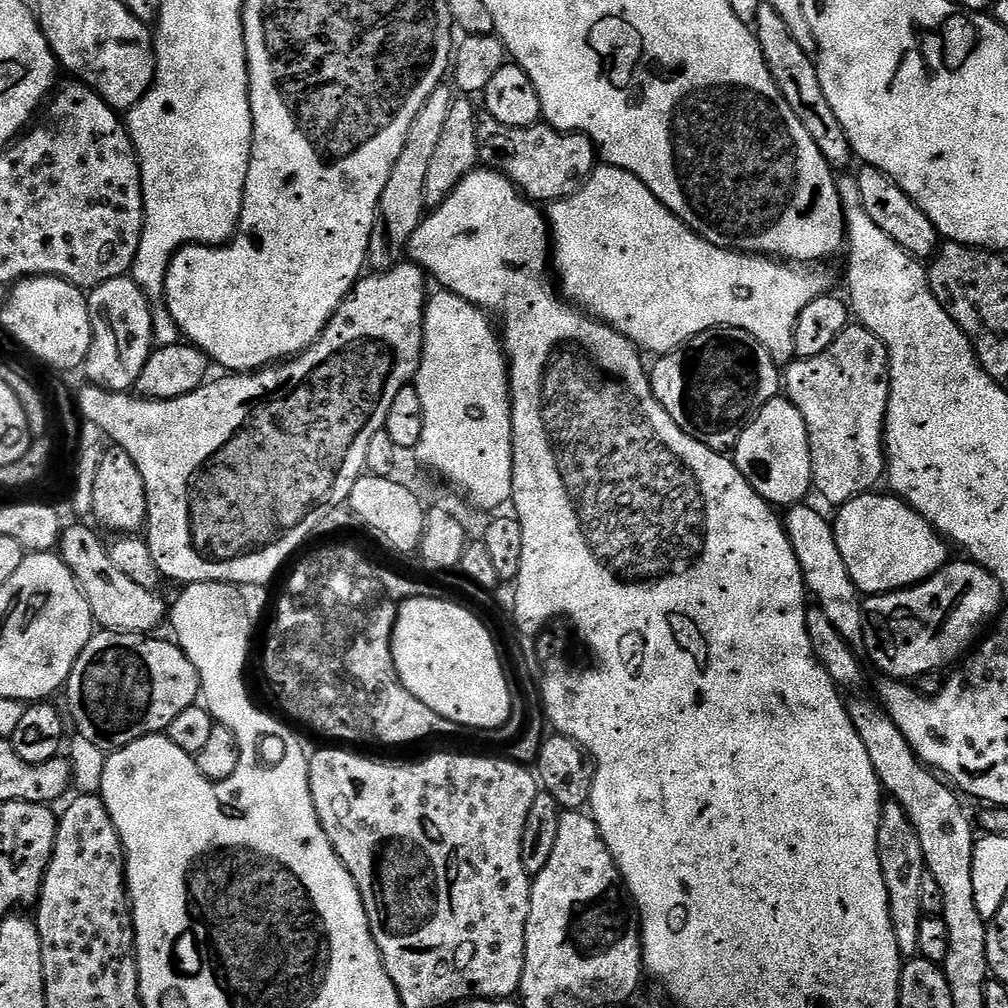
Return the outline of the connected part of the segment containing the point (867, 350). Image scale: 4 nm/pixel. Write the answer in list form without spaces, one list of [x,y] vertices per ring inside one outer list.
[[[849,323],[842,334],[822,354],[814,358],[793,359],[783,369],[782,388],[786,398],[802,414],[810,442],[812,482],[815,491],[828,504],[839,506],[856,496],[873,491],[876,483],[886,476],[886,449],[884,447],[884,419],[890,398],[890,366],[884,343],[859,323]]]

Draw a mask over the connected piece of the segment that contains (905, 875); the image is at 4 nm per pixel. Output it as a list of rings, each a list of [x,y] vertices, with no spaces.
[[[895,802],[884,805],[884,813],[878,826],[878,862],[882,862],[882,874],[886,882],[886,894],[890,902],[890,922],[894,926],[894,938],[898,938],[901,957],[912,958],[918,953],[918,926],[924,920],[921,897],[921,879],[926,871],[922,842],[906,818],[906,810]]]

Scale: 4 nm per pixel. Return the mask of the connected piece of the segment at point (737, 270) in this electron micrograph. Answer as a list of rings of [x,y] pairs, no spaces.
[[[613,164],[593,168],[590,178],[578,191],[561,200],[551,201],[546,208],[546,219],[550,233],[550,260],[558,273],[558,288],[563,299],[571,302],[581,312],[600,320],[603,324],[609,324],[615,332],[620,332],[631,344],[635,344],[645,353],[672,352],[675,348],[683,346],[690,338],[703,332],[709,332],[712,328],[737,328],[753,336],[777,362],[791,361],[796,356],[794,326],[798,322],[798,314],[802,314],[802,310],[806,310],[806,306],[810,306],[810,302],[814,302],[814,298],[823,296],[829,291],[828,276],[816,269],[819,267],[793,266],[791,263],[781,262],[776,258],[753,256],[751,252],[735,252],[733,248],[719,248],[706,242],[706,238],[702,238],[697,232],[690,230],[690,226],[686,226],[686,222],[682,222],[674,213],[666,210],[666,206],[662,206],[662,202],[658,202],[658,198],[654,198],[654,194],[650,194],[650,190],[638,177],[626,170],[614,167]]]

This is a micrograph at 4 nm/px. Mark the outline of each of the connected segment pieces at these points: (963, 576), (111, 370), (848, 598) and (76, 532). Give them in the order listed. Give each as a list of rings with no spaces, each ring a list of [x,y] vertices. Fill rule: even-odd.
[[[960,558],[957,564],[945,564],[929,580],[924,580],[921,584],[901,588],[898,592],[876,594],[871,600],[871,619],[873,616],[880,623],[880,652],[884,655],[884,668],[888,671],[885,673],[893,680],[912,682],[917,676],[943,669],[943,664],[955,665],[981,639],[980,631],[991,620],[993,623],[999,617],[1005,607],[1006,593],[1002,590],[998,578],[994,578],[994,574],[990,574],[980,564]]]
[[[131,275],[110,278],[87,293],[90,322],[92,323],[92,341],[88,357],[82,365],[87,383],[97,384],[111,392],[128,392],[135,389],[138,374],[148,361],[148,355],[154,351],[152,338],[153,301],[132,280]]]
[[[801,502],[791,505],[787,509],[788,517],[783,517],[782,523],[784,529],[788,531],[790,538],[790,546],[794,550],[794,554],[798,558],[798,566],[804,575],[805,589],[810,593],[815,603],[826,614],[826,618],[830,618],[830,623],[834,625],[834,630],[838,630],[838,634],[842,634],[842,638],[846,643],[853,646],[860,646],[864,640],[864,616],[866,620],[866,608],[860,605],[862,593],[860,589],[854,586],[854,582],[850,578],[850,570],[846,570],[846,562],[842,562],[842,554],[838,550],[838,542],[836,541],[836,529],[833,521],[828,520],[816,508],[811,508],[811,503]]]
[[[72,522],[72,525],[65,527],[60,534],[60,543],[58,545],[58,555],[64,559],[66,566],[70,566],[70,570],[74,574],[74,578],[78,582],[78,586],[82,590],[82,594],[86,598],[86,602],[90,606],[90,614],[93,621],[101,629],[109,632],[135,632],[137,634],[152,634],[157,630],[156,627],[166,620],[166,604],[164,608],[164,600],[159,595],[159,591],[144,586],[138,586],[138,582],[134,582],[131,578],[126,578],[126,574],[122,574],[122,570],[118,570],[118,566],[114,566],[114,562],[110,562],[110,554],[108,553],[105,541],[100,541],[100,536],[95,532],[95,527],[87,528],[87,523]]]

